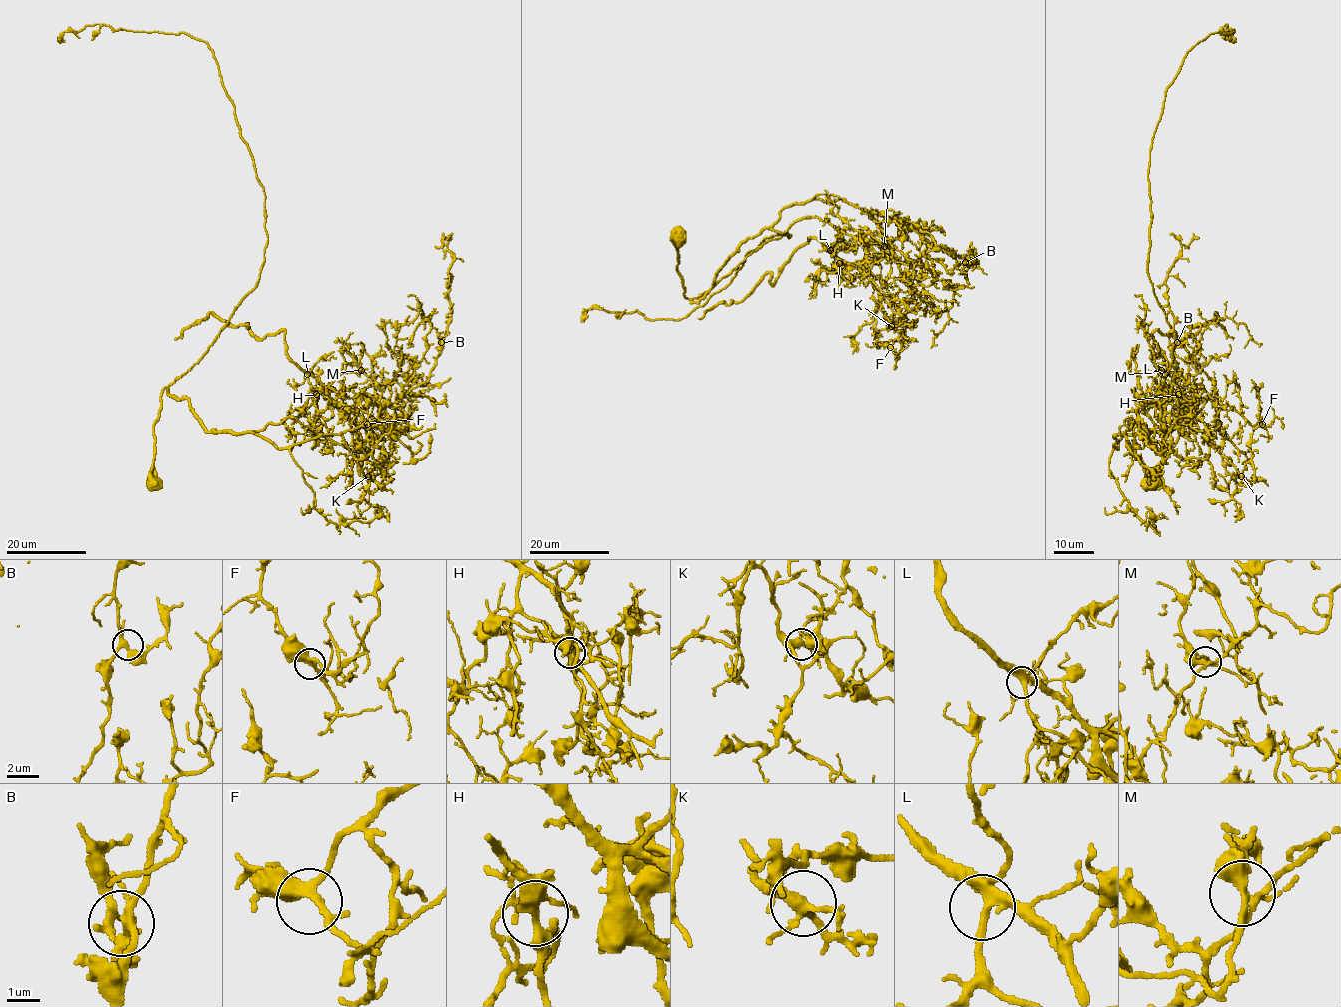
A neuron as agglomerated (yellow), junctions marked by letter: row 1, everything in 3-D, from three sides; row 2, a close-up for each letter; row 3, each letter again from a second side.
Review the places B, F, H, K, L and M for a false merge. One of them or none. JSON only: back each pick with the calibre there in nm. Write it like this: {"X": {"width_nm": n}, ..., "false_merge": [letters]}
{"M": {"width_nm": 320}, "false_merge": ["M"]}

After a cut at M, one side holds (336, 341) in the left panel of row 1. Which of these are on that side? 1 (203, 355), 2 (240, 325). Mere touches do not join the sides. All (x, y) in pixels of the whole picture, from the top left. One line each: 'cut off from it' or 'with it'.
1: with it
2: cut off from it

